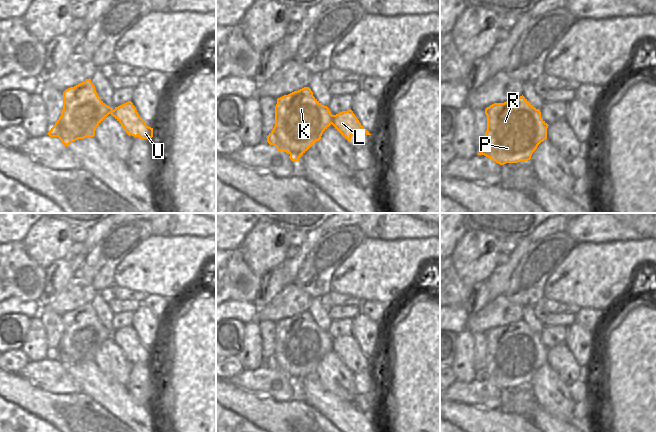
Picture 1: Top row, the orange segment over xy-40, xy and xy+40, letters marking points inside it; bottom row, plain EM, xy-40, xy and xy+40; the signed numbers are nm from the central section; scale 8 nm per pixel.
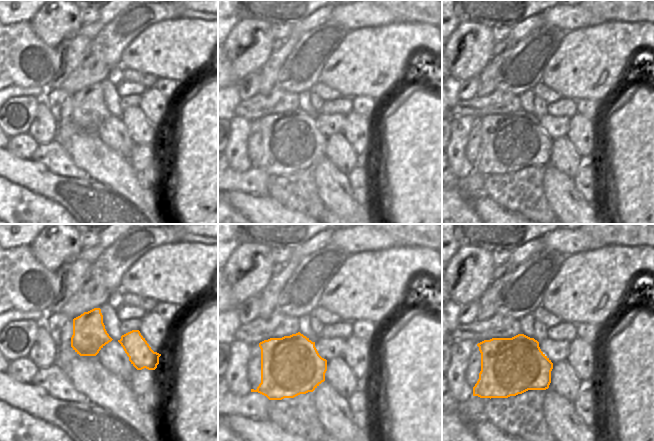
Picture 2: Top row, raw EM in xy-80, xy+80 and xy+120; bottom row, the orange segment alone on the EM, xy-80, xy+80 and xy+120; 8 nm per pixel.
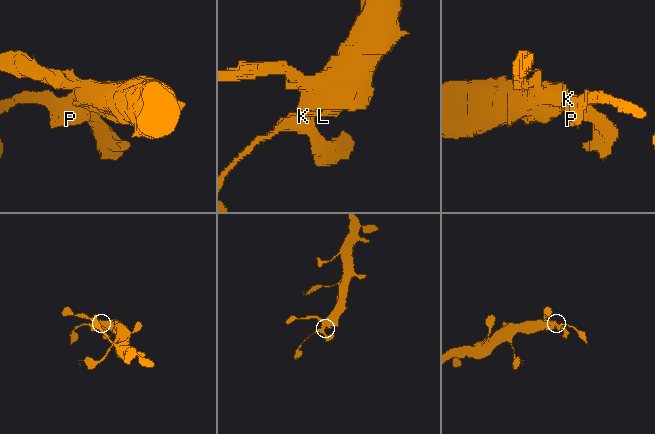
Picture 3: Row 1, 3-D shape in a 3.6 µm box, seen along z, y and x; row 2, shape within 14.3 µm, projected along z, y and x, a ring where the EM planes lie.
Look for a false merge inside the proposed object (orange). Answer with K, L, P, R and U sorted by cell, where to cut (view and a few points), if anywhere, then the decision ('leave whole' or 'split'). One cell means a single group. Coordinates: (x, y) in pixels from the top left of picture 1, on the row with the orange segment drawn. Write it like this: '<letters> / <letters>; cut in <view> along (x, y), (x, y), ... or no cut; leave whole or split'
K L P R U; no cut; leave whole

